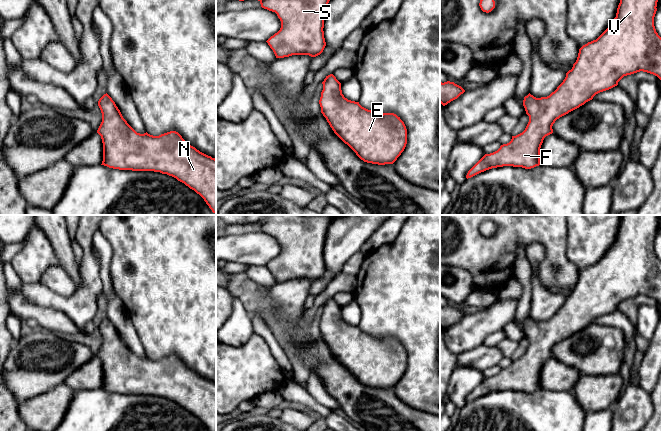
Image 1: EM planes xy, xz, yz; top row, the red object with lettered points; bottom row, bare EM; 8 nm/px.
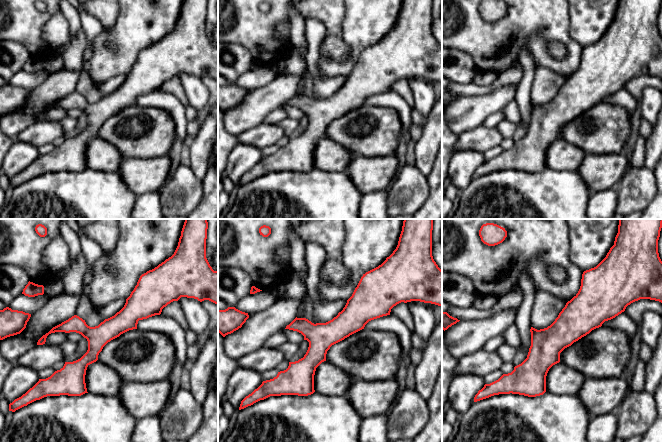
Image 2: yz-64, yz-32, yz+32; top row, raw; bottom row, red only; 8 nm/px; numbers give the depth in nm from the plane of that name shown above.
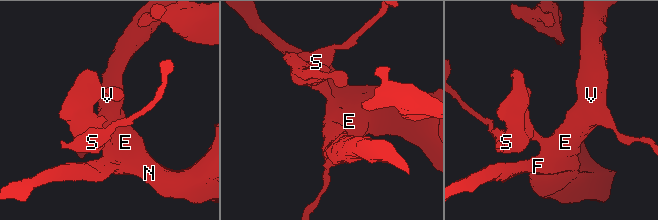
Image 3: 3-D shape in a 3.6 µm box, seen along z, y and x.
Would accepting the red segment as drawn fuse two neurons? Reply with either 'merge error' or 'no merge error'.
no merge error

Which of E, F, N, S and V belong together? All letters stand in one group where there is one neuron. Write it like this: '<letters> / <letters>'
E F N S V

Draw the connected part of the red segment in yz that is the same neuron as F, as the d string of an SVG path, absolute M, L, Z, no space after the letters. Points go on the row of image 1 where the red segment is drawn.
M620 0L611 25L596 40L579 49L576 62L557 89L547 97L536 98L530 93L524 97L523 106L529 116L525 130L512 136L511 141L501 145L497 151L485 154L468 171L466 178L497 167L531 169L541 165L541 145L544 138L553 133L552 126L557 119L592 100L596 94L617 86L624 76L643 71L661 80L661 37L654 26L657 2L658 0Z

